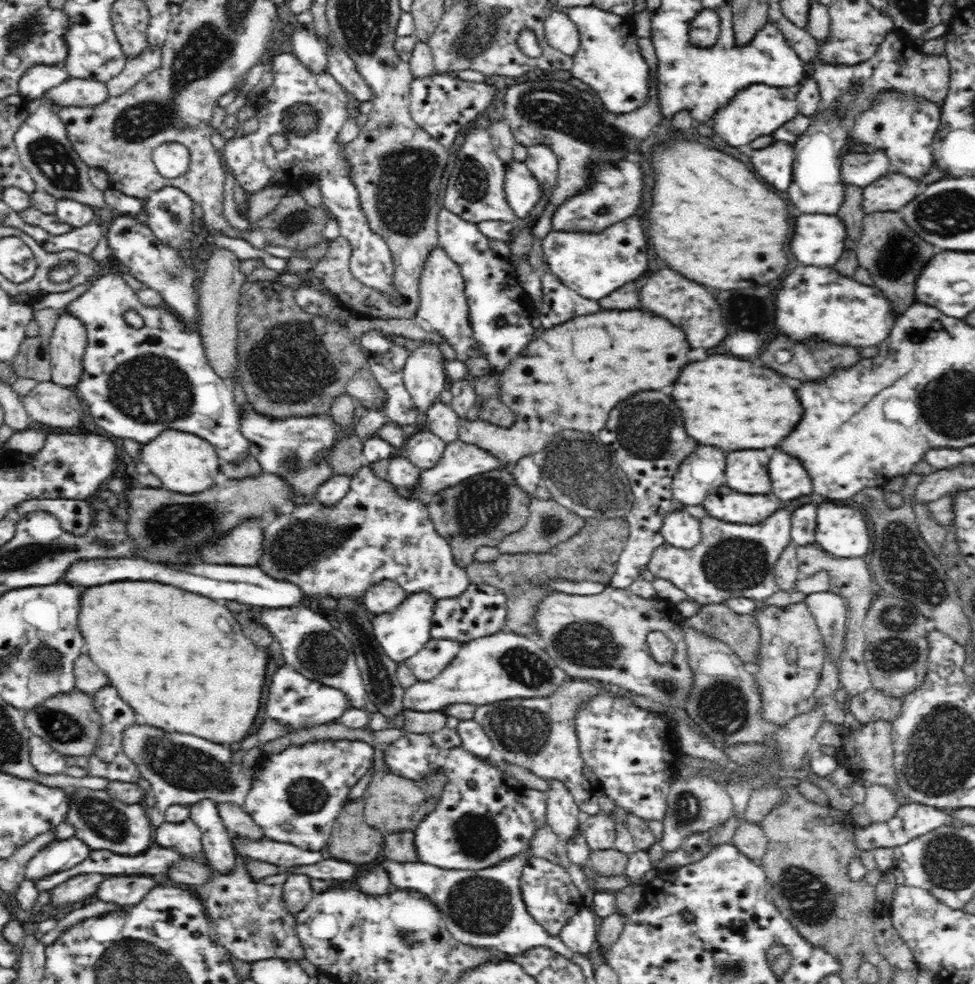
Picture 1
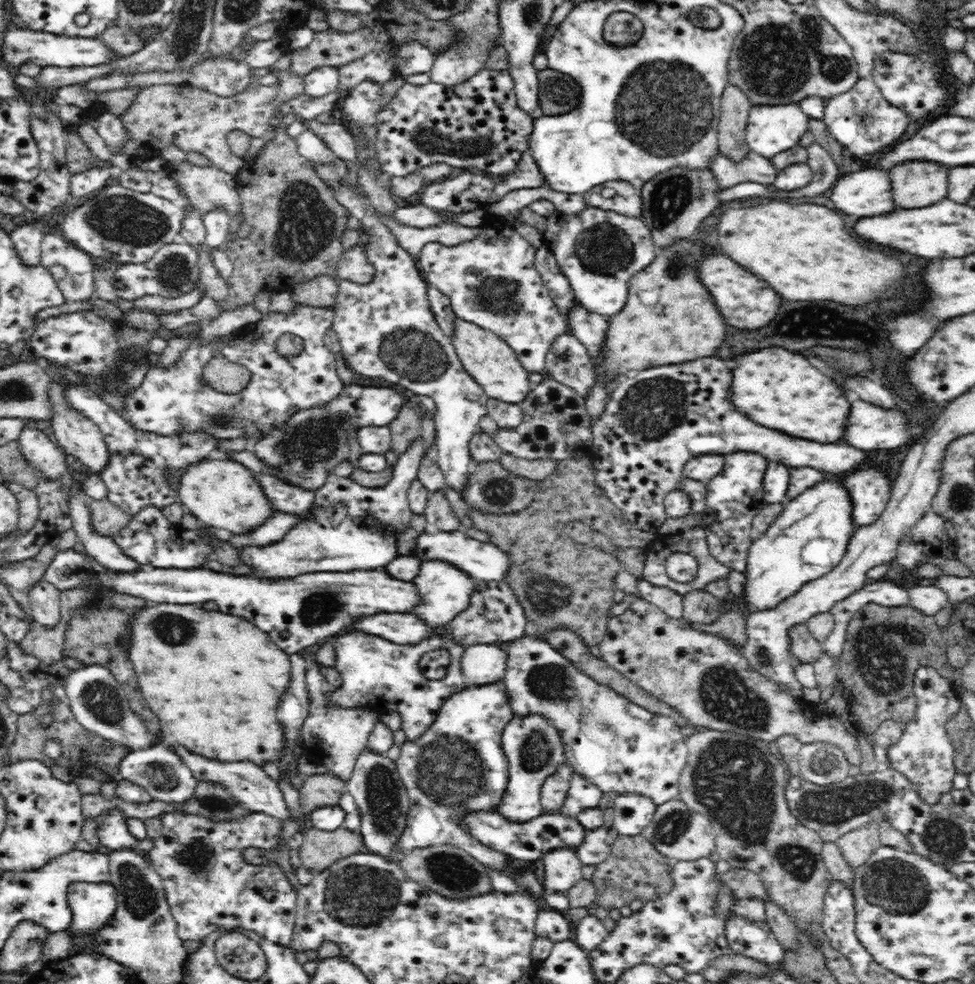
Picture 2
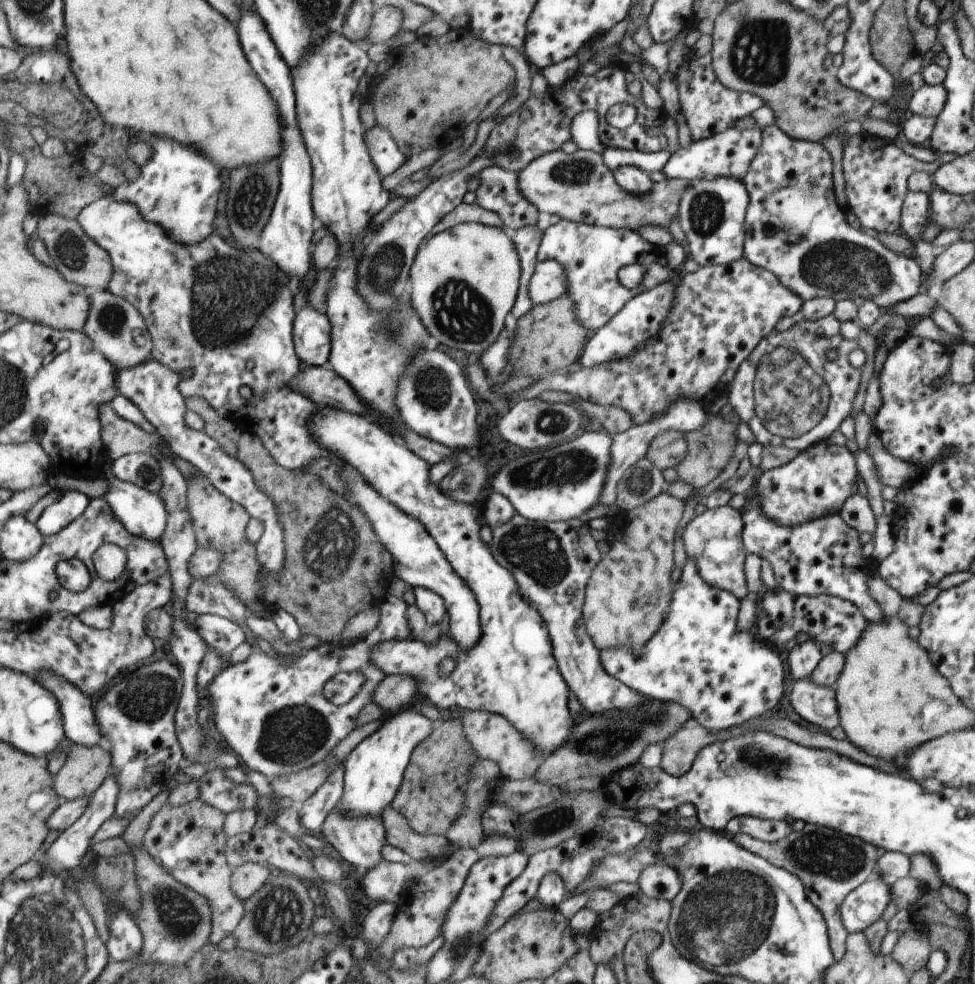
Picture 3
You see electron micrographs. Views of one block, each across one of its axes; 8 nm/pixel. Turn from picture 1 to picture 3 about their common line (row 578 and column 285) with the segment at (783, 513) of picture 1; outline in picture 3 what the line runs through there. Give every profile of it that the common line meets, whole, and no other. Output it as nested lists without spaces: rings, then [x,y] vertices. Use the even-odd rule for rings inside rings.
[[[393,595],[387,596],[387,600],[377,607],[379,609],[377,626],[365,638],[351,646],[343,645],[342,642],[325,641],[312,649],[302,649],[299,654],[295,653],[296,658],[289,664],[281,664],[277,658],[267,656],[265,652],[253,650],[244,662],[232,664],[218,672],[206,690],[212,704],[214,728],[222,735],[228,746],[241,756],[249,769],[262,772],[271,781],[289,773],[301,772],[327,759],[336,746],[354,731],[359,712],[362,712],[363,706],[370,702],[372,690],[385,676],[370,663],[368,659],[370,648],[381,641],[413,639],[405,620],[406,604],[401,599]],[[343,671],[357,671],[364,679],[351,702],[336,705],[327,698],[325,688],[327,682]]]

